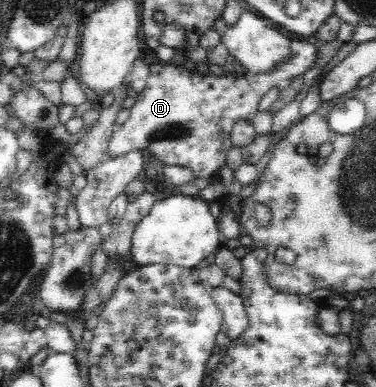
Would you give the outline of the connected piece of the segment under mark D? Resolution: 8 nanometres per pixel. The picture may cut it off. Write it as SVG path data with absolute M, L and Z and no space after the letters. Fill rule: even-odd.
M291 41L292 58L289 62L283 62L268 74L251 75L233 78L223 74L222 77L215 77L208 74L203 76L192 73L186 68L175 63L151 64L149 77L145 87L138 92L135 103L129 108L129 117L120 126L115 126L106 152L106 158L115 159L133 150L142 150L147 155L153 155L155 159L164 163L165 166L179 165L189 167L195 178L218 179L219 167L227 166L228 152L232 148L229 139L231 127L237 119L252 121L258 112L258 103L261 98L272 88L279 87L295 77L302 77L312 69L317 60L317 47L310 42Z

